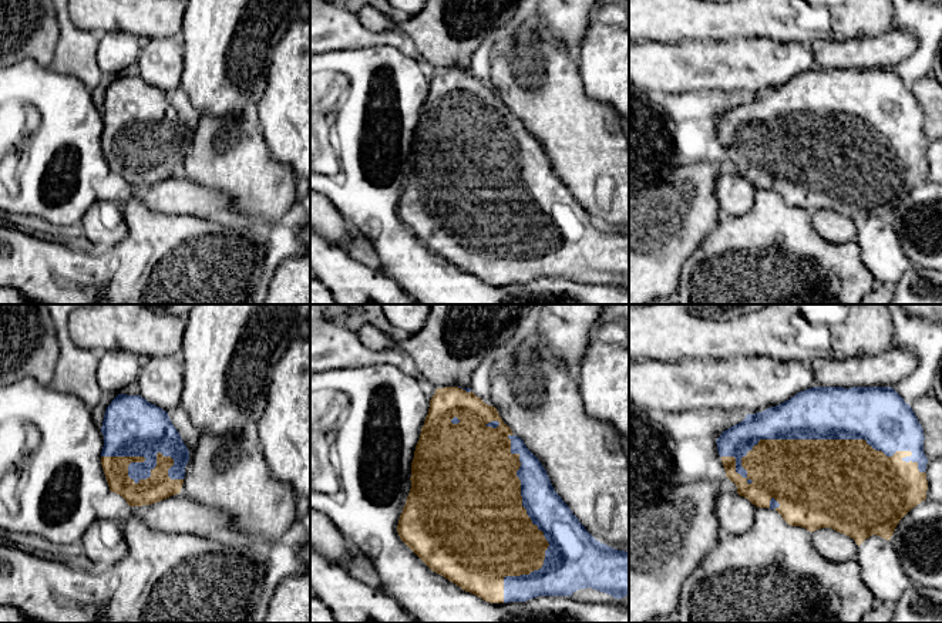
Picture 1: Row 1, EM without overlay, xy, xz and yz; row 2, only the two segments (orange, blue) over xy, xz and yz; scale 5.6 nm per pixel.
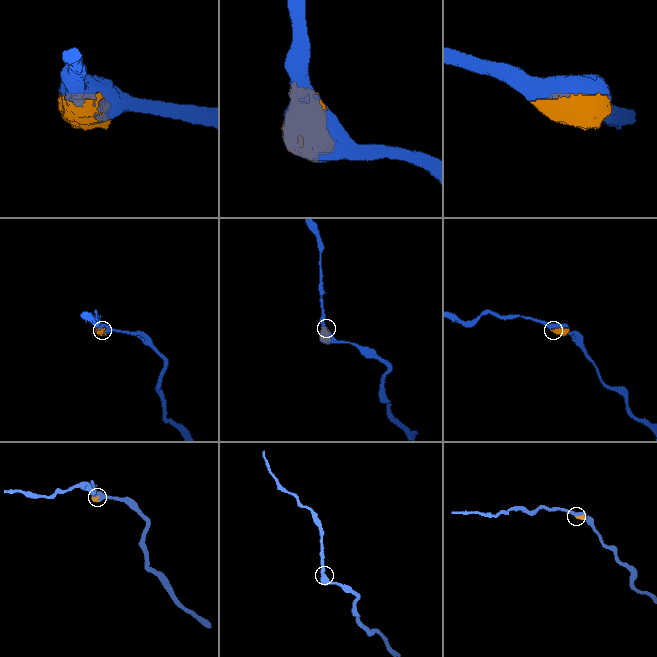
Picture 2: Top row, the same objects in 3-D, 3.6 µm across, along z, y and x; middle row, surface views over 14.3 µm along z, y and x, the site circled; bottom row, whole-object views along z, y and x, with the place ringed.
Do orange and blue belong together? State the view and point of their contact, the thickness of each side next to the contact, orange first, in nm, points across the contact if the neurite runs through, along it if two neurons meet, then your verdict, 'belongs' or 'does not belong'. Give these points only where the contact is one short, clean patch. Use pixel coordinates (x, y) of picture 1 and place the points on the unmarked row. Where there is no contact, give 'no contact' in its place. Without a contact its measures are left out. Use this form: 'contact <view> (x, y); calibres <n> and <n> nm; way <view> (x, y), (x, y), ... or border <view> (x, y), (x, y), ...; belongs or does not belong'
contact yz (817, 121); calibres 500 and 300 nm; belongs

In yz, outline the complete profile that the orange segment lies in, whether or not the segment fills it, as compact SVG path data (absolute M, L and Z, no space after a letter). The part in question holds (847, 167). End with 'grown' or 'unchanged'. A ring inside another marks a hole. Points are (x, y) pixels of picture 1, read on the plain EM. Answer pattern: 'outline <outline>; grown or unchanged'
outline M813 68L797 74L776 88L770 88L761 94L747 95L741 104L723 112L716 125L726 158L736 165L740 178L747 179L757 189L776 191L791 208L801 208L810 213L831 209L852 219L859 228L872 216L889 222L899 202L912 189L926 181L928 162L925 151L928 139L924 134L924 121L924 111L915 94L892 68Z; grown

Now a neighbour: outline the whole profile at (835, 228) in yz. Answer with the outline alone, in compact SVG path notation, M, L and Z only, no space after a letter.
M821 209L811 213L811 222L815 232L831 243L857 240L858 226L855 222L831 209Z

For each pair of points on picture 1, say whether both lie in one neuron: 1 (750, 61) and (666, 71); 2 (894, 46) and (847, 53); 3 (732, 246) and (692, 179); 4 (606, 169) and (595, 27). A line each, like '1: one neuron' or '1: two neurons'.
1: one neuron
2: one neuron
3: two neurons
4: two neurons

